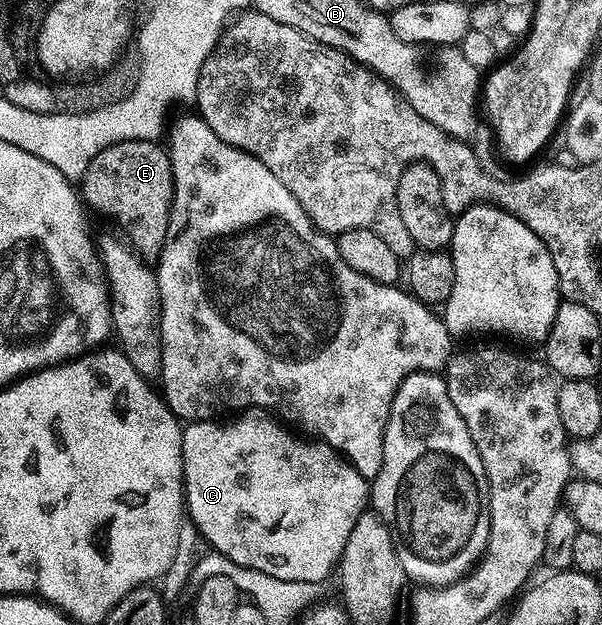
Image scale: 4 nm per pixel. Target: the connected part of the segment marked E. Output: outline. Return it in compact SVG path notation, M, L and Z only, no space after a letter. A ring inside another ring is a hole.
M123 141L98 151L98 155L90 159L84 176L79 178L78 189L89 210L98 209L125 227L132 246L145 262L160 260L172 210L172 168L163 144Z

